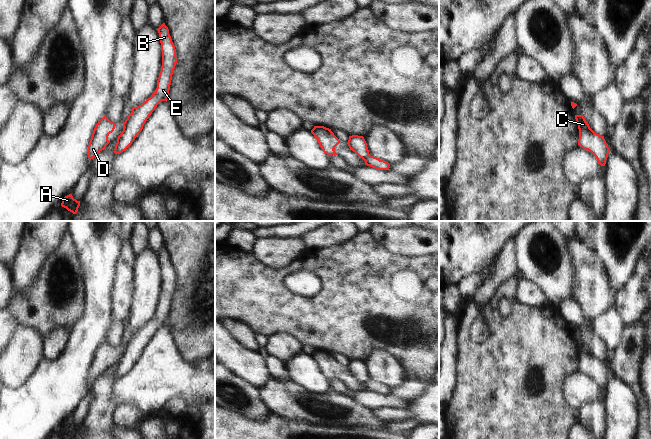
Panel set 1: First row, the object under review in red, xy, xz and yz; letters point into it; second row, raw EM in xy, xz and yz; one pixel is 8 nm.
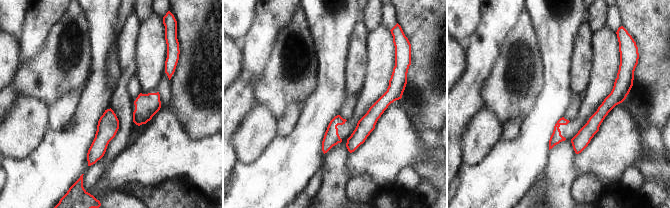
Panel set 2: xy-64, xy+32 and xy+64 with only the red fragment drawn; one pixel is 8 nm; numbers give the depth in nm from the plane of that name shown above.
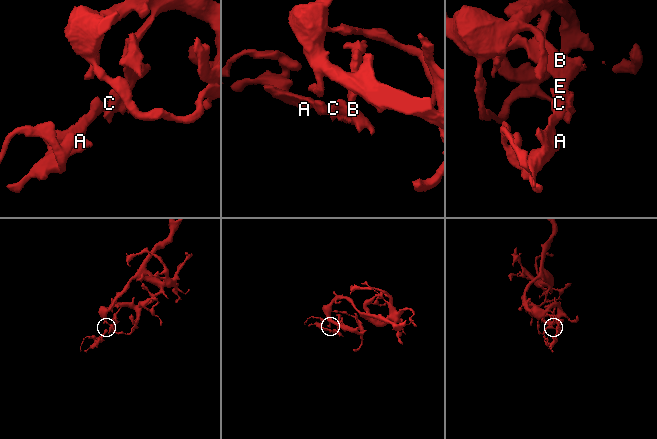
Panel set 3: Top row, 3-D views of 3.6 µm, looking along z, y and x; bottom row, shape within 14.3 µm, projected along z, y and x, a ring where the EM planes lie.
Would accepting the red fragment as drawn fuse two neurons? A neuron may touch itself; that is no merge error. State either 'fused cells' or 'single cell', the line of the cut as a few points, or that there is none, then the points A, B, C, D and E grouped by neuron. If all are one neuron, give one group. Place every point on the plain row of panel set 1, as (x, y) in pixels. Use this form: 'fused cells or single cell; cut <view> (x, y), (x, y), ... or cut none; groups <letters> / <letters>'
fused cells; cut xy (125, 346), (123, 352); groups A D / B C E

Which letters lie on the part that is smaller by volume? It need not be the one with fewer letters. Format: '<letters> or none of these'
A, D.

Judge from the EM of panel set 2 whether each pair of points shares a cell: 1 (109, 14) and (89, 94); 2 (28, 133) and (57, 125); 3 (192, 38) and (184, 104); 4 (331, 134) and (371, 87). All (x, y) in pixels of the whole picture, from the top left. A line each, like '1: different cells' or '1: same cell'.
1: same cell
2: different cells
3: same cell
4: same cell

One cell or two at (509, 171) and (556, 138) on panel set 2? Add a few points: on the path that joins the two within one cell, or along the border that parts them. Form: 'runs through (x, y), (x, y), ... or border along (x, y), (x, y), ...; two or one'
border along (557, 121), (549, 140), (548, 149); two

